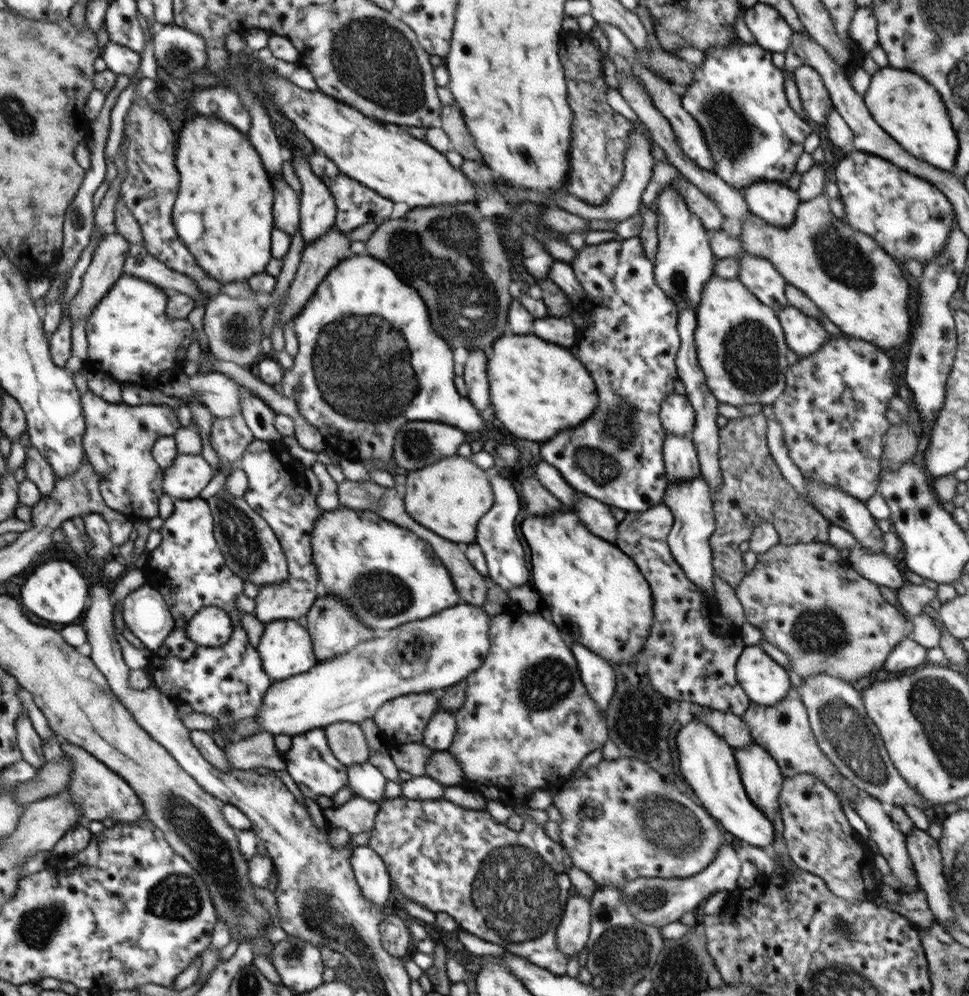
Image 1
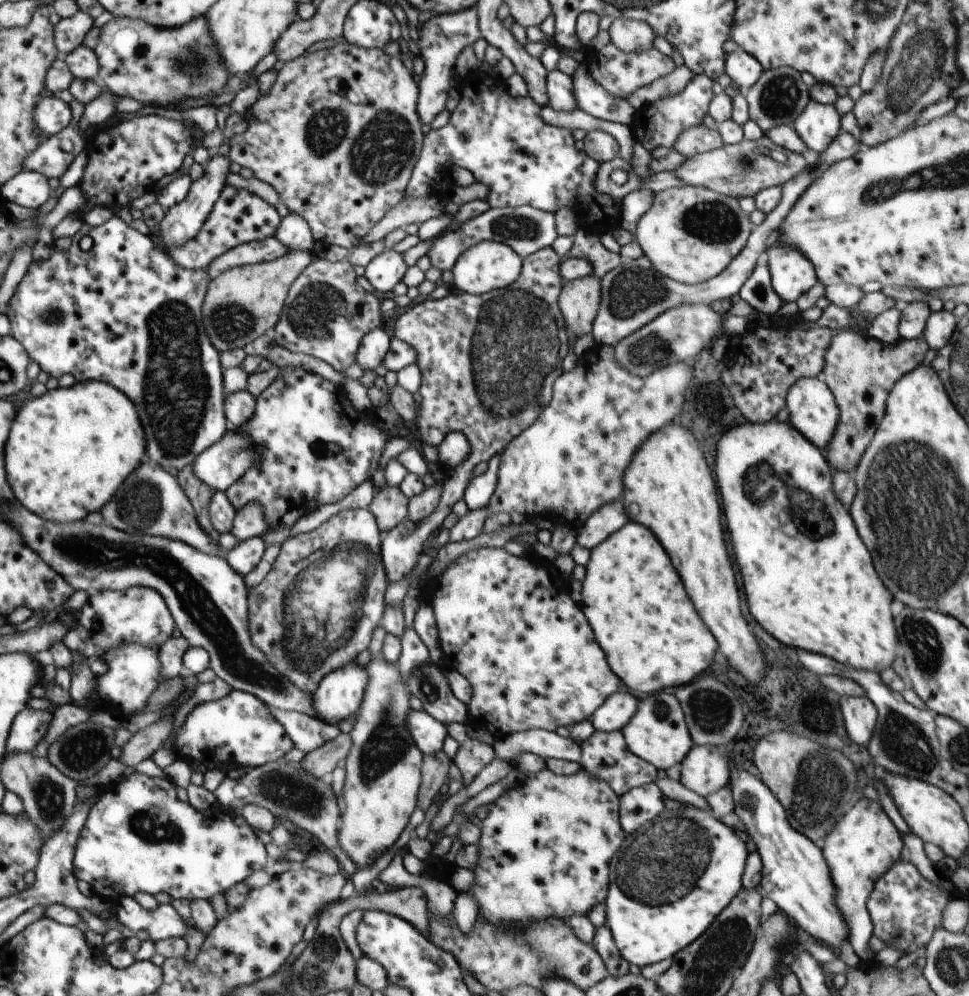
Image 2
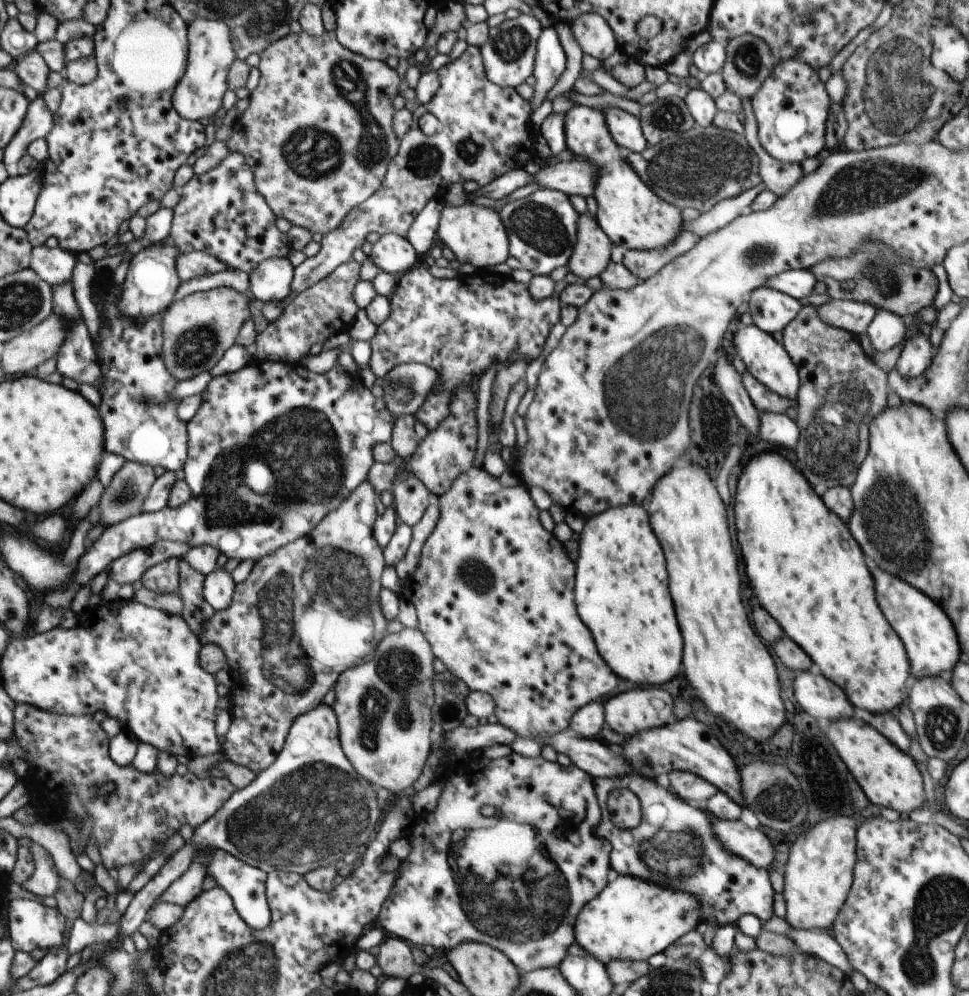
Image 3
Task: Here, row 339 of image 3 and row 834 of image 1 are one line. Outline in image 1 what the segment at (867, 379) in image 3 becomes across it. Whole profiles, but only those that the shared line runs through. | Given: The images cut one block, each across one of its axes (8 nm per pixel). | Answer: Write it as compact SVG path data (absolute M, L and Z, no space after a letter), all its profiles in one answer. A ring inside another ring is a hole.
M796 774L784 777L780 790L780 806L784 824L783 836L791 860L802 870L818 876L826 887L839 898L850 902L875 902L877 892L884 889L875 866L875 856L871 854L869 844L848 823L840 800L828 786L810 774Z

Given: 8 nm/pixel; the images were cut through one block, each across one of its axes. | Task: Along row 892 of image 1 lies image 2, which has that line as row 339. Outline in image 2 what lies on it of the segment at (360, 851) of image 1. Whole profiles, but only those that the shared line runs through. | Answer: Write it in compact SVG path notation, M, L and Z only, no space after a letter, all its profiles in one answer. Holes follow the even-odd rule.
M374 328L360 342L355 363L361 366L367 376L373 373L384 361L386 352L390 350L391 340L382 328Z

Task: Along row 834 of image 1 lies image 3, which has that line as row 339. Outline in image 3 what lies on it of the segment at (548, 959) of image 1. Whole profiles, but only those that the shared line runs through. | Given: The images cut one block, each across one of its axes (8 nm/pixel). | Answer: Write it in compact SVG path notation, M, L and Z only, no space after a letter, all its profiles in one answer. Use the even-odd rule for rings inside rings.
M416 265L398 277L394 294L389 300L390 314L377 326L374 338L369 340L371 354L362 363L367 363L379 380L400 363L420 363L434 369L442 381L442 388L440 391L430 389L414 414L429 432L433 431L449 415L449 406L459 385L470 385L474 378L480 378L495 363L509 366L525 359L529 365L542 356L551 328L560 322L562 306L559 296L566 287L564 282L558 281L556 290L548 298L537 301L531 297L527 284L505 274L481 269L473 275L459 274L453 279L437 279L428 270Z

